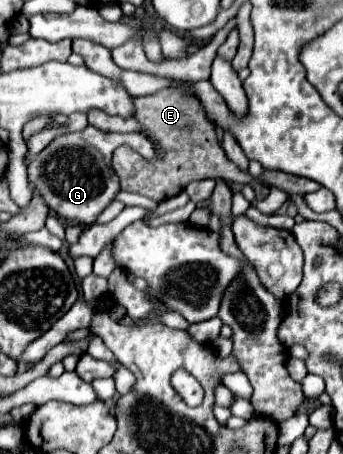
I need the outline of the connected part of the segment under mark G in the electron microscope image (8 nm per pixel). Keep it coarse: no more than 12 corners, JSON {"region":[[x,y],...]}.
{"region":[[142,133],[54,139],[28,181],[66,223],[94,225],[120,191],[112,151],[144,159]]}

